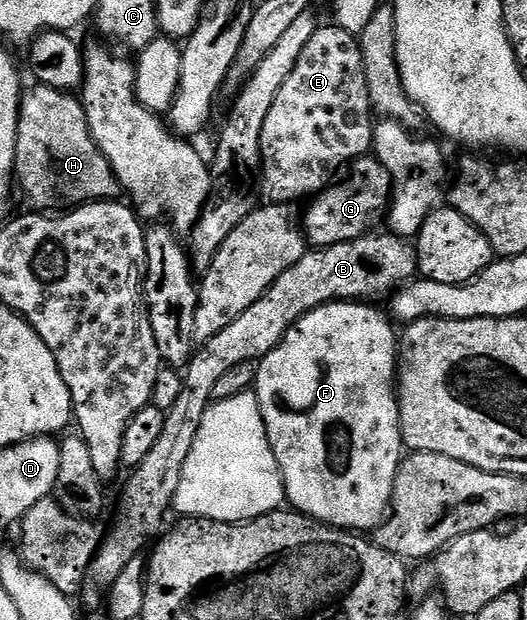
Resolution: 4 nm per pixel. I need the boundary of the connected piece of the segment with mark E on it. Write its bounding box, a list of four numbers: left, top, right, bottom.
[260,27,376,205]

